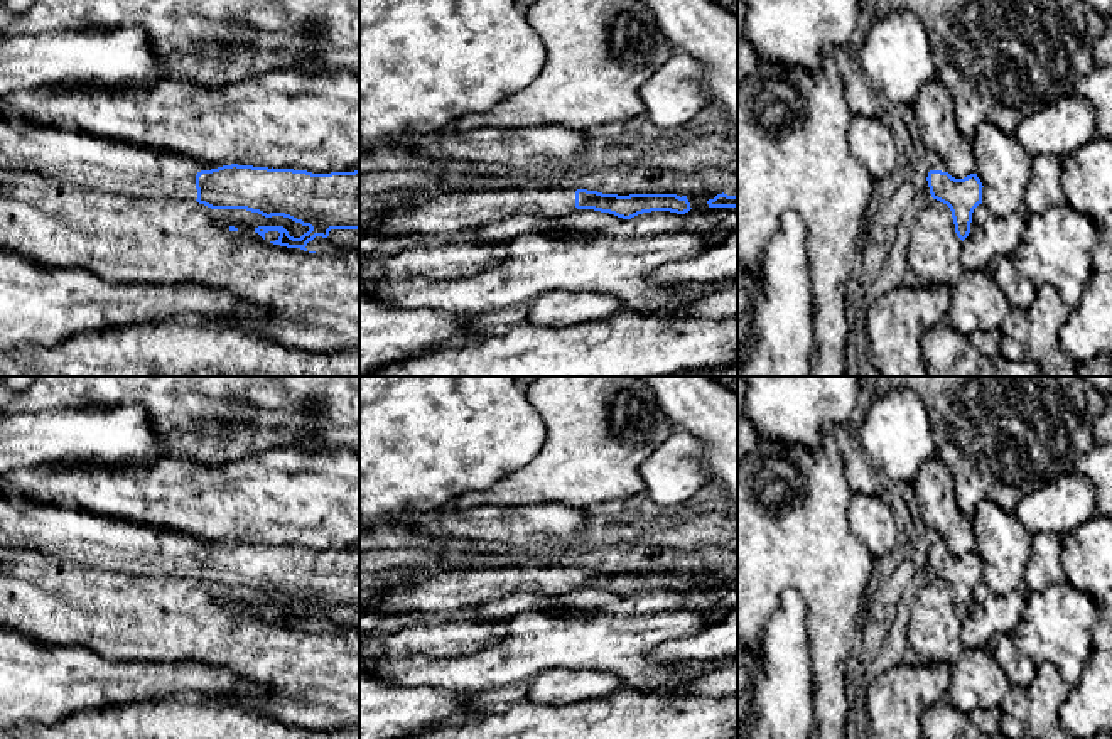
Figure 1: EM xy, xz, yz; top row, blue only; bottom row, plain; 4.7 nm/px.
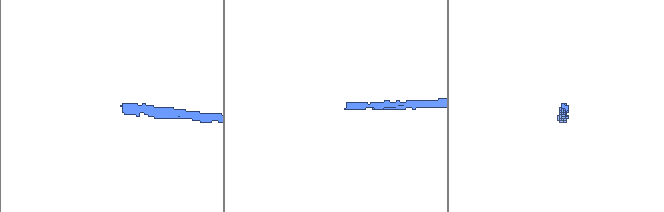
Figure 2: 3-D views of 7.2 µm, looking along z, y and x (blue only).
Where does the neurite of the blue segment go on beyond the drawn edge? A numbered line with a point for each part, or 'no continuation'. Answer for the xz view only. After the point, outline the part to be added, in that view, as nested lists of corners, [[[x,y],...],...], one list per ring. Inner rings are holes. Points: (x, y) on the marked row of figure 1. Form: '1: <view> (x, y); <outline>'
1: xz (451, 213); [[[569,187],[451,191],[386,211],[359,209],[359,231],[385,240],[398,235],[459,236],[511,216],[564,218],[575,209]]]

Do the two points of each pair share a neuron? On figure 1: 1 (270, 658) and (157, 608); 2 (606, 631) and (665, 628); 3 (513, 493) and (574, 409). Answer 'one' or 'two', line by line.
1: one
2: one
3: one

